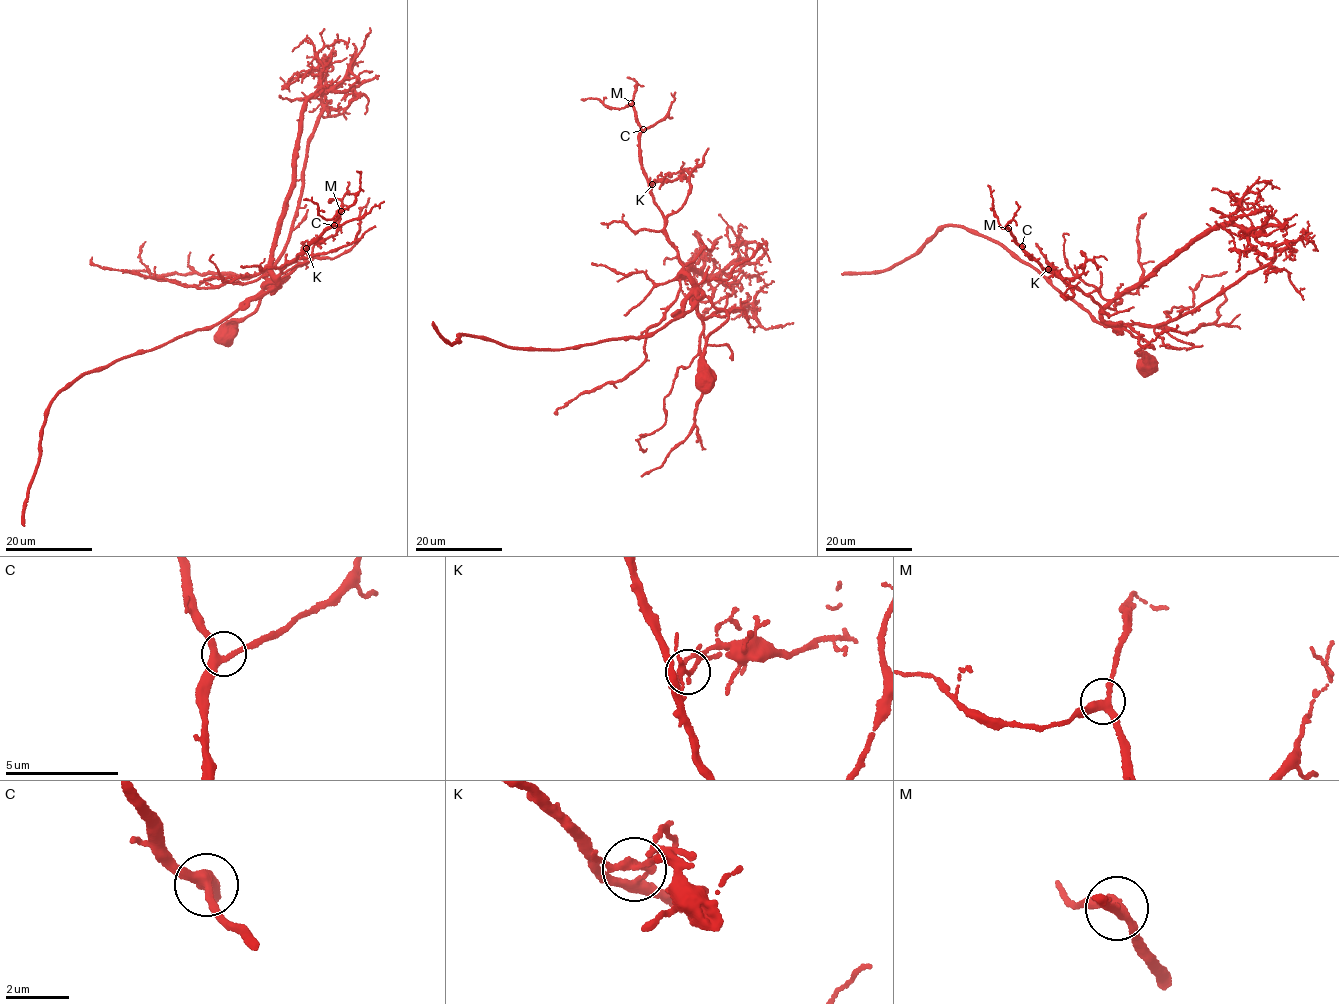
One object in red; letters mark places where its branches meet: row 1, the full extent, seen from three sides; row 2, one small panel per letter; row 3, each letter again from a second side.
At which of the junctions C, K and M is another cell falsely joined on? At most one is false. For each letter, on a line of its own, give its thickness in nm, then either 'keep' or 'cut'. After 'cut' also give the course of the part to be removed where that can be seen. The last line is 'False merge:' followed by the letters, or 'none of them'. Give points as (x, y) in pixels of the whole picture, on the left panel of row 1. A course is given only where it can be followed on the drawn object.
C: 320 nm | keep
K: 180 nm | keep
M: 280 nm | keep
False merge: none of them

